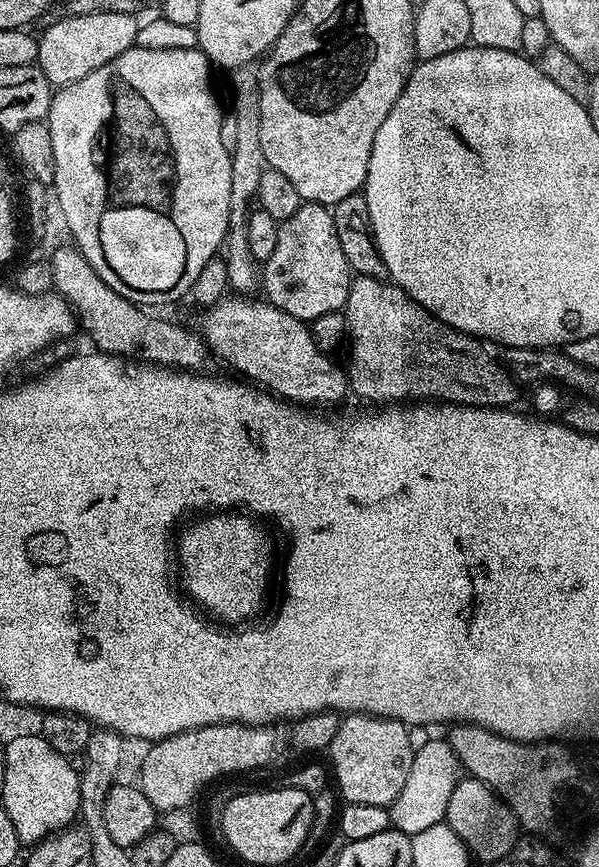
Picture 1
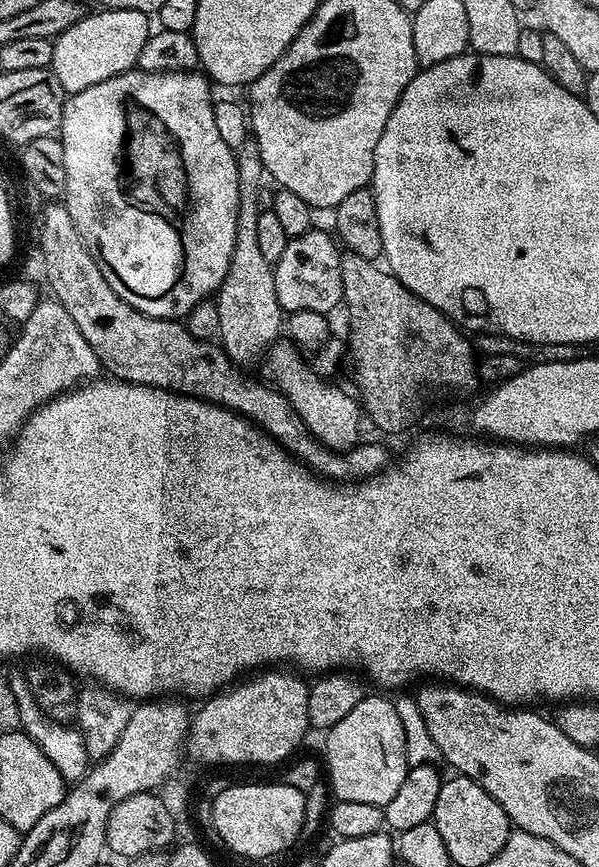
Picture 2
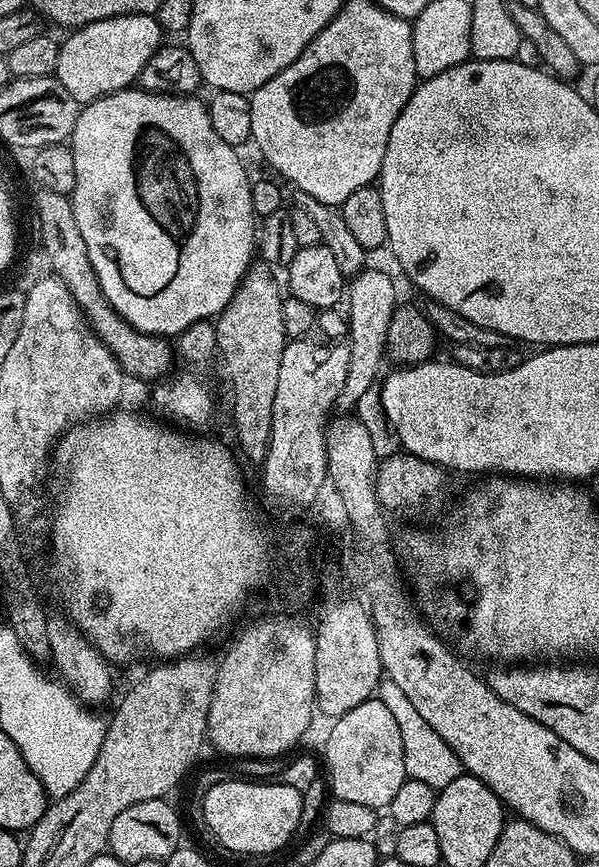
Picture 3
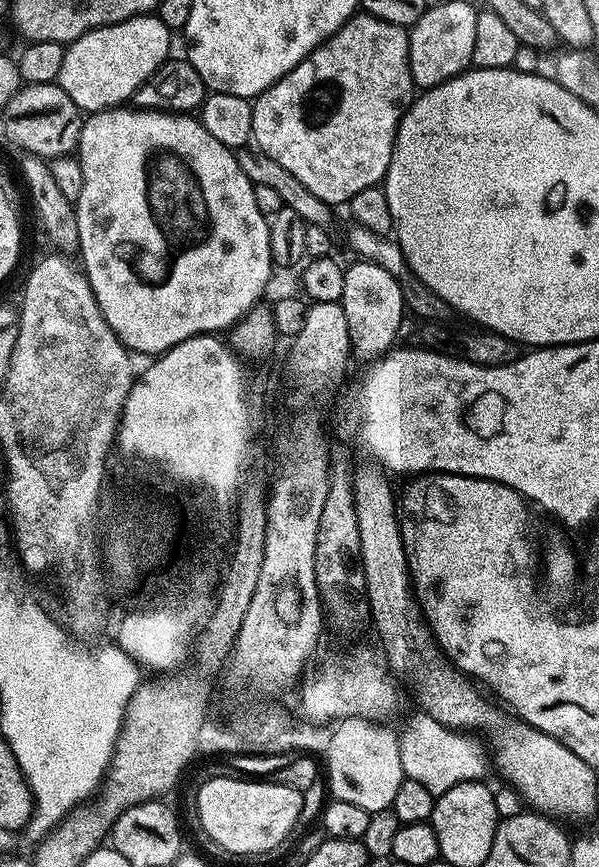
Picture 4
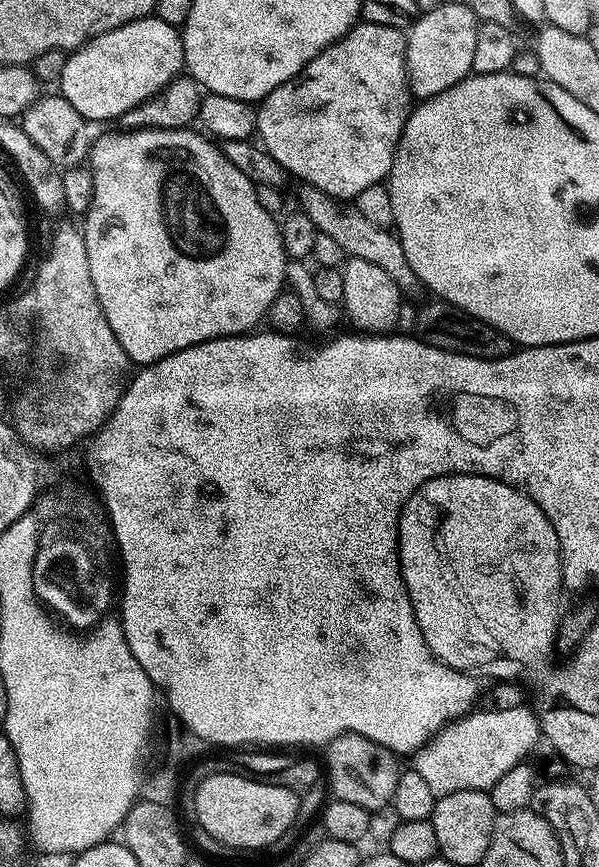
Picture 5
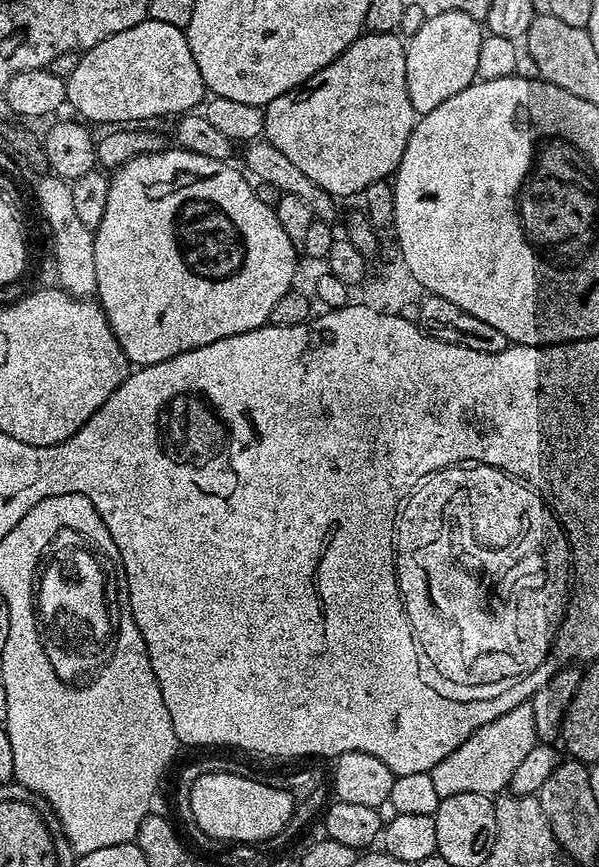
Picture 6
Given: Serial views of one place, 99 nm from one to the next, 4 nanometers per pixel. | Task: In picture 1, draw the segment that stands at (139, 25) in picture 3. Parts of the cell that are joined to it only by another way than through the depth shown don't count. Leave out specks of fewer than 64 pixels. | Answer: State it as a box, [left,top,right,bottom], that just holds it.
[36,14,138,86]

